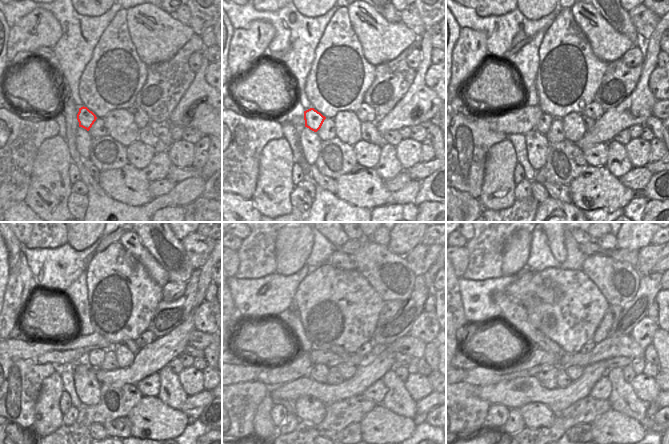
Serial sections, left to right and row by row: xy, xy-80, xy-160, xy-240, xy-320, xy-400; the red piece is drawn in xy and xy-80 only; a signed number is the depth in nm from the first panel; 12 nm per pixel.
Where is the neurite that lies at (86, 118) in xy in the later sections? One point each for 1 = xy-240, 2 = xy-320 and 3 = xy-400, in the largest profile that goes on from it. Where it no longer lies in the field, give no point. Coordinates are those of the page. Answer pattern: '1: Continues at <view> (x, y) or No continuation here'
1: Continues at xy-240 (95, 358)
2: Continues at xy-320 (319, 372)
3: Continues at xy-400 (547, 376).

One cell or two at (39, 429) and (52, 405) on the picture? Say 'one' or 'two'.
one

